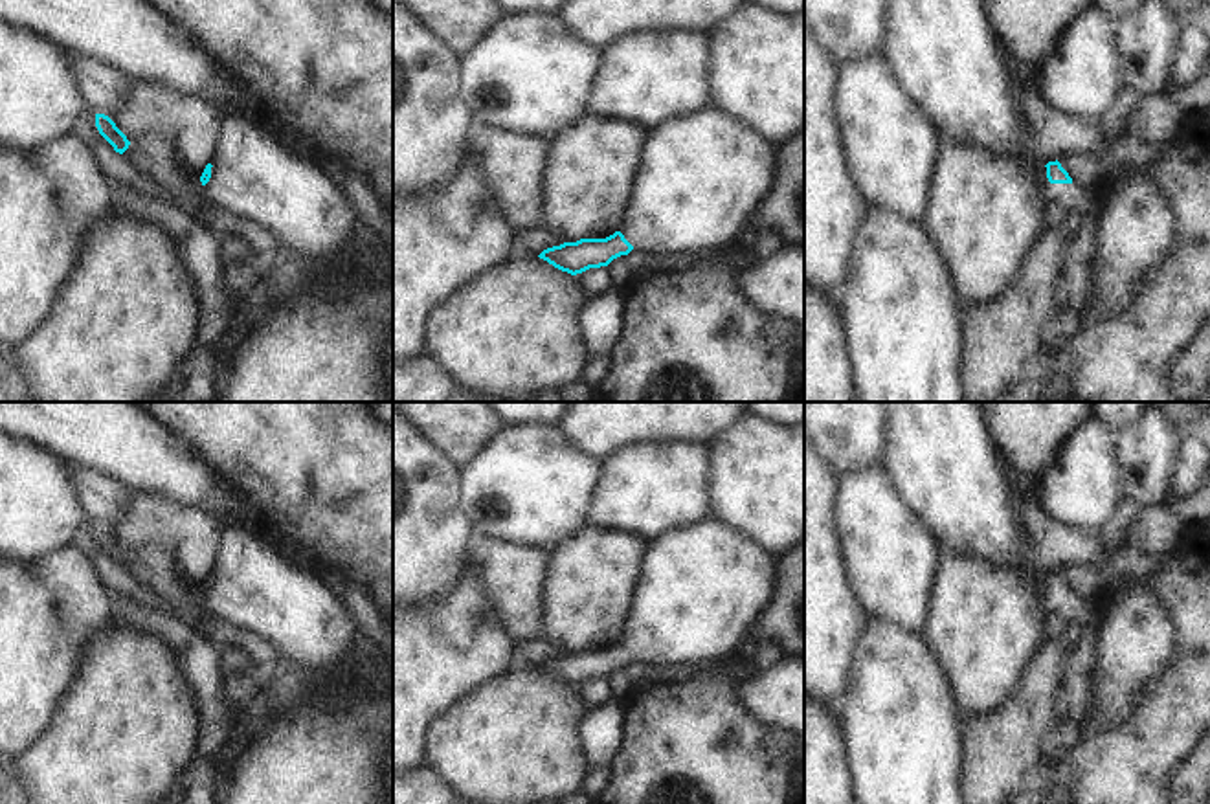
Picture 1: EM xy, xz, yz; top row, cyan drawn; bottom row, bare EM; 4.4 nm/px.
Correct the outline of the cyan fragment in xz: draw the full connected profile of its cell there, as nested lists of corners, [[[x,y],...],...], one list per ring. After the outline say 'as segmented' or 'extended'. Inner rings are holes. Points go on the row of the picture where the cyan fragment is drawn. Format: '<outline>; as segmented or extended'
[[[718,106],[672,117],[644,132],[621,229],[538,257],[577,275],[632,250],[722,251],[751,222],[775,171],[775,147]]]; extended

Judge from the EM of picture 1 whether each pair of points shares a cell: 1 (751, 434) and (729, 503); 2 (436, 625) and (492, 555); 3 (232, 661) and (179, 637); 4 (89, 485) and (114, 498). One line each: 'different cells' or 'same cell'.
1: same cell
2: different cells
3: different cells
4: same cell

